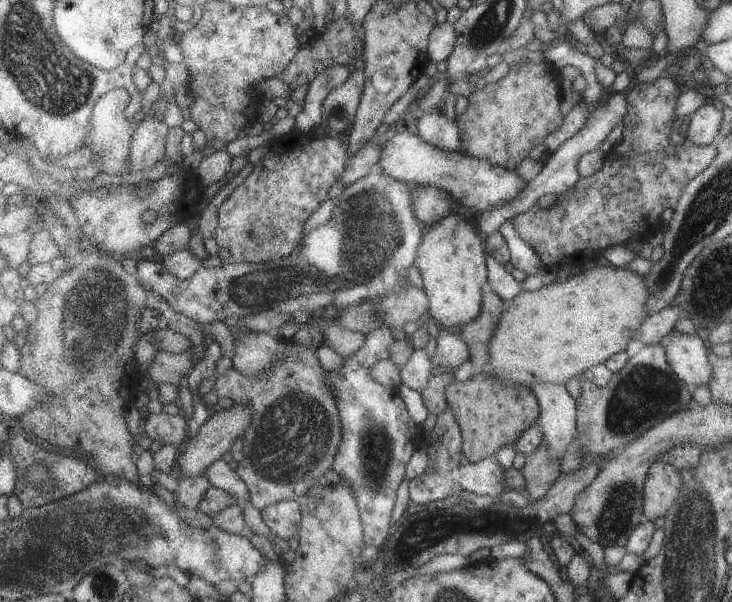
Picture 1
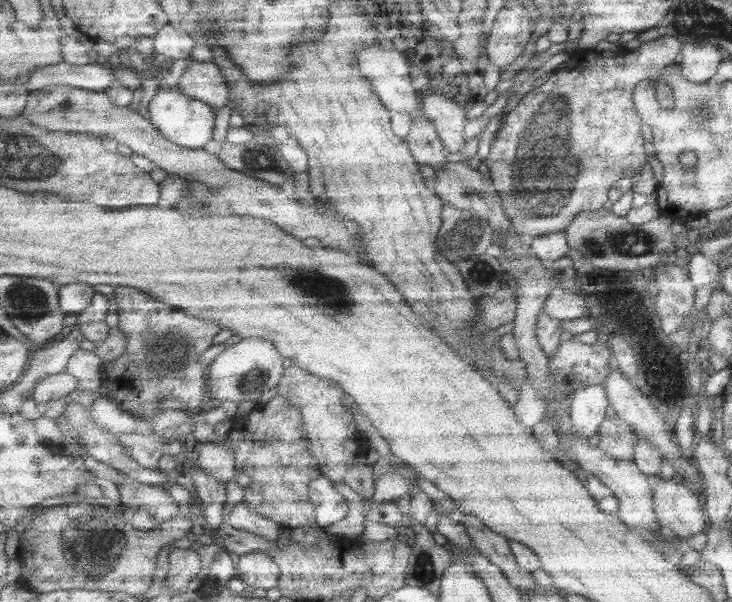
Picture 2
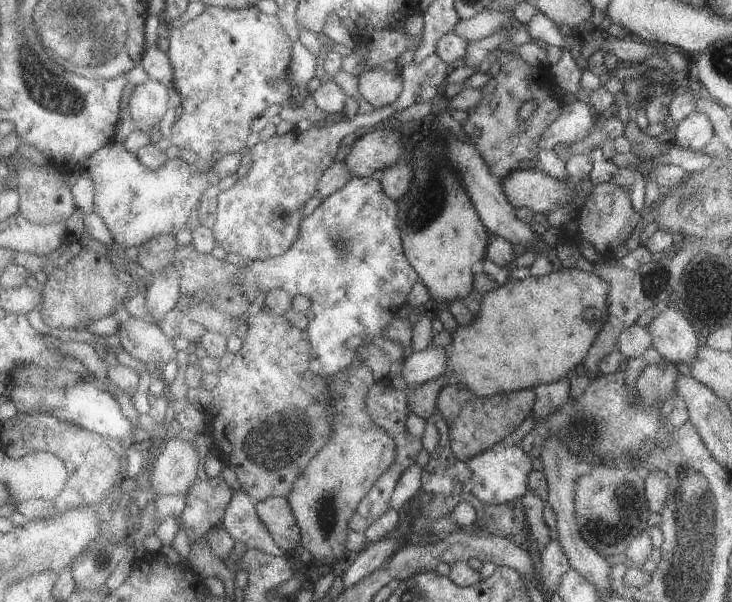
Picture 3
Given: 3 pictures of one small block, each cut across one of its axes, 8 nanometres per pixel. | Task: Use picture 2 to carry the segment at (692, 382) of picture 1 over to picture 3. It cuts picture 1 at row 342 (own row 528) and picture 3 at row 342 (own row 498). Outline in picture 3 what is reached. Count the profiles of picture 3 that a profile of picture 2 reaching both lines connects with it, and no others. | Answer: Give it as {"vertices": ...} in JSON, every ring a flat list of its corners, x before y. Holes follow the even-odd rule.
{"vertices":[[661,308,661,314,647,326,655,340,657,352,669,362,687,368,697,358,697,348,701,342,699,332,693,330,681,310]]}

